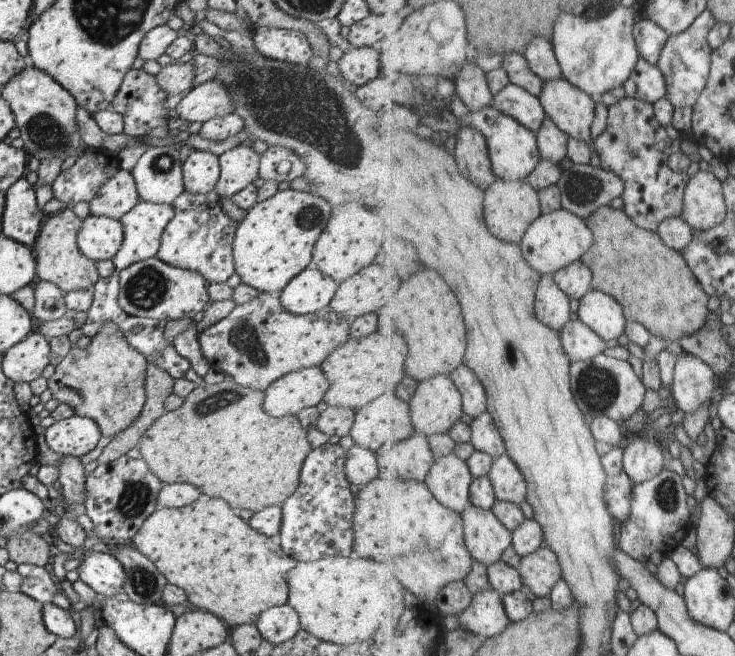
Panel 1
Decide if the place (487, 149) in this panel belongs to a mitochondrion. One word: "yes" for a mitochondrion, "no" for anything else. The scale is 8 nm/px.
no

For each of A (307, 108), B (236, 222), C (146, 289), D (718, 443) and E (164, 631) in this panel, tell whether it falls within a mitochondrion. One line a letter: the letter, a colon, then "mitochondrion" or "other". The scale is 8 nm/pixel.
A: mitochondrion
B: other
C: mitochondrion
D: other
E: other

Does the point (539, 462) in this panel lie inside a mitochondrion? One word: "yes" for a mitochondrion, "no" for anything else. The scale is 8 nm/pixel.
no

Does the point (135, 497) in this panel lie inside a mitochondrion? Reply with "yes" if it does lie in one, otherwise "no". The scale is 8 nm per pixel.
yes

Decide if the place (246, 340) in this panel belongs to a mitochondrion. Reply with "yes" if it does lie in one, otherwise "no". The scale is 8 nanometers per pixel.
yes

